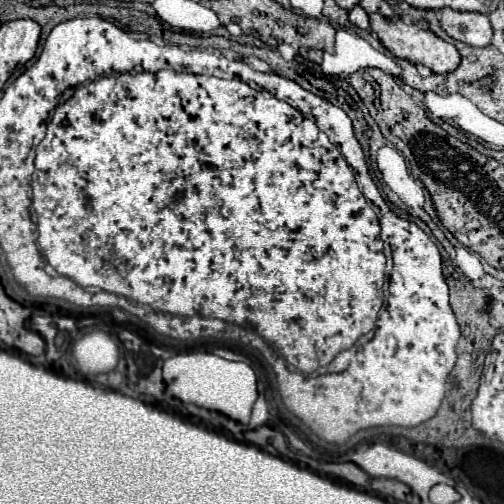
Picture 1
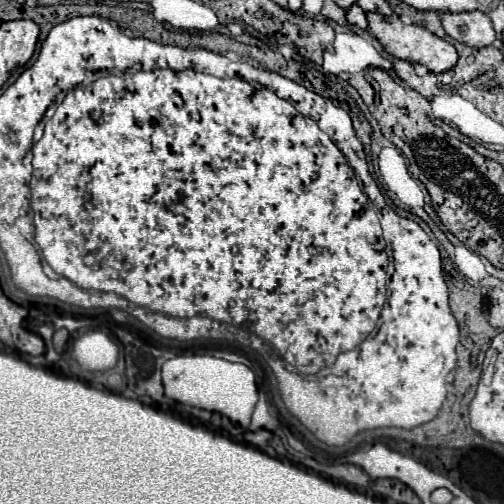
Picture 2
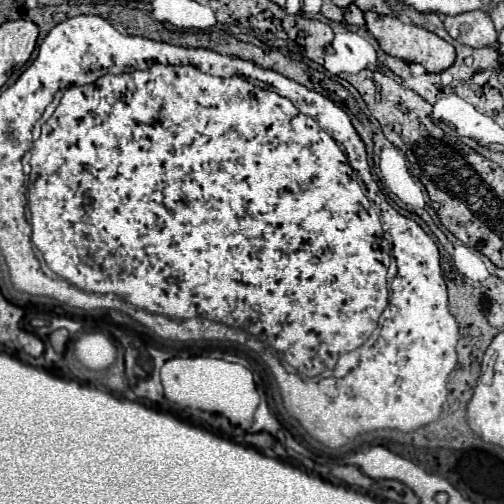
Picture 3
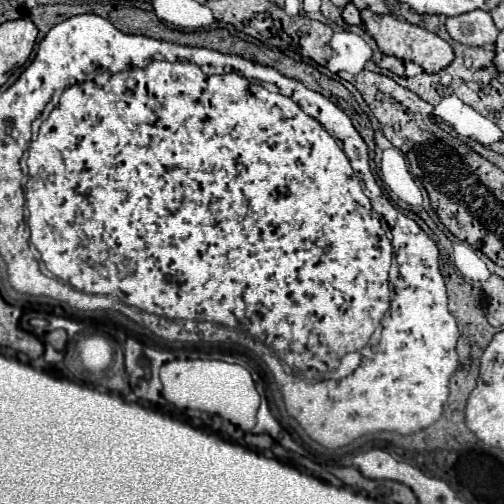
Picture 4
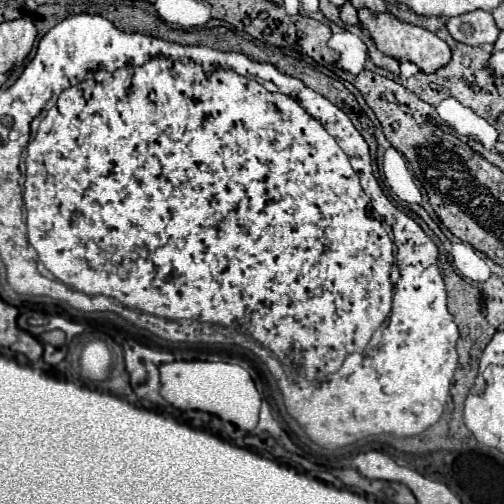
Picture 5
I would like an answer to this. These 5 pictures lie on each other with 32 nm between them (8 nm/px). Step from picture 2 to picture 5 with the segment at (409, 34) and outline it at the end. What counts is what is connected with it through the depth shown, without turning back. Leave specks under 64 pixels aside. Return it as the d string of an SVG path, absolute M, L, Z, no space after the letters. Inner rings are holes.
M360 8L358 10L358 20L362 24L362 28L368 30L370 38L374 40L376 48L380 52L384 52L386 56L392 56L396 60L408 60L408 62L414 62L422 72L436 72L438 68L442 68L452 52L448 48L448 44L444 40L440 40L436 34L420 28L420 26L414 26L414 24L408 24L408 22L402 22L398 18L394 18L392 14L384 12L384 14L374 14L370 12L368 8Z

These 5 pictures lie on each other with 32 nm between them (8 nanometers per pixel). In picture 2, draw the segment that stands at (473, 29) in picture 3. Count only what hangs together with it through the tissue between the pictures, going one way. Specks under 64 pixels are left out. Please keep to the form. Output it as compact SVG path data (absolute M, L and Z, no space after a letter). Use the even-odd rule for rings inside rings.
M478 10L460 14L442 14L442 26L448 36L472 48L490 46L496 40L492 20Z

